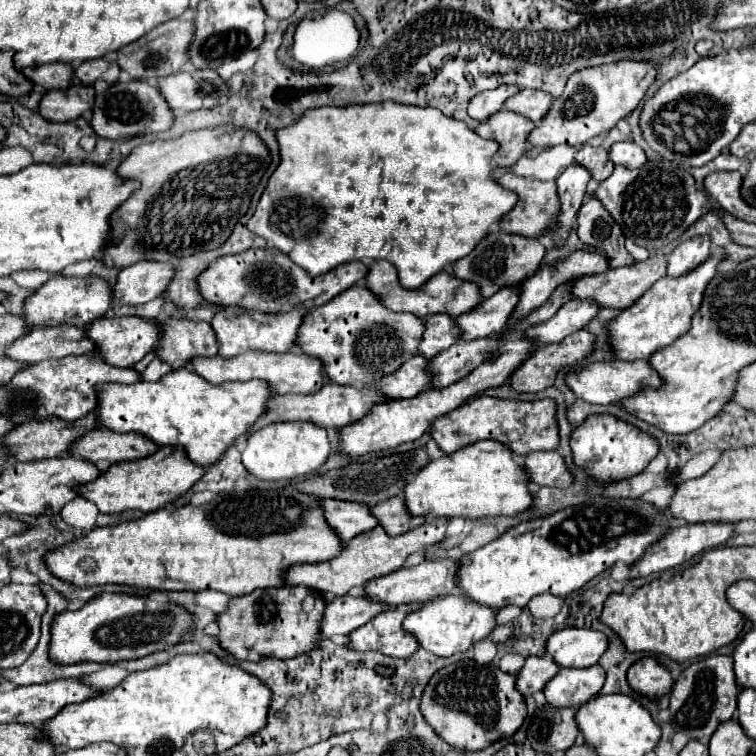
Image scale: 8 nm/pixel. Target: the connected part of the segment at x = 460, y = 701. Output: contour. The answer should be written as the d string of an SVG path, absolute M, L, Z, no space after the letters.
M461 659L439 669L423 691L421 713L435 733L461 751L481 751L491 743L511 737L527 717L523 695L515 687L515 675L503 673L495 665L479 665Z

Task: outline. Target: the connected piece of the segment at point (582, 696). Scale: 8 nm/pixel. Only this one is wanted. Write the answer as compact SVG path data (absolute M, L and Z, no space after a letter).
M601 665L587 669L561 669L545 687L547 703L555 707L579 707L599 695L605 683Z

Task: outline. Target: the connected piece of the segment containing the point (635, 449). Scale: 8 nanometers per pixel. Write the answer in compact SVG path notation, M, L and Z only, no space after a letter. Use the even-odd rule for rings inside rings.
M591 415L573 429L571 433L571 451L573 451L573 463L599 485L615 483L617 479L627 479L633 475L639 475L649 461L659 453L657 441L649 437L647 433L639 431L637 427L615 419L613 415Z

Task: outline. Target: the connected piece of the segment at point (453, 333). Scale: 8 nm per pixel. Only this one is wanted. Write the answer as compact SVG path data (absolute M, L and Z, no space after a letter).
M431 315L425 319L425 333L419 343L419 355L425 359L431 359L439 351L451 347L459 337L459 329L455 325L455 319L449 315Z

